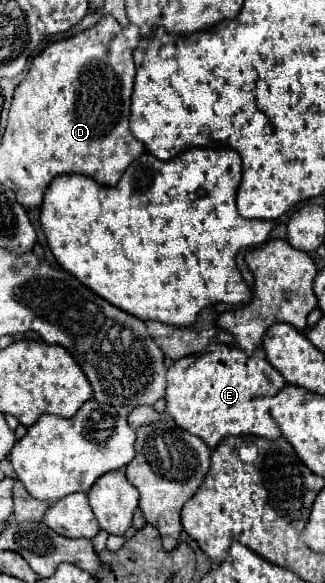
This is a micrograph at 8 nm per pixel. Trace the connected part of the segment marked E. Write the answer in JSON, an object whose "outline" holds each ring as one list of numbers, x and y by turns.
{"outline":[[214,343,214,348,200,355,174,361,166,377,166,411,184,431,200,437,210,449,230,435,258,435,264,439,282,435,270,417,270,399,286,385,286,379,268,363,262,347,246,355,242,349]]}

